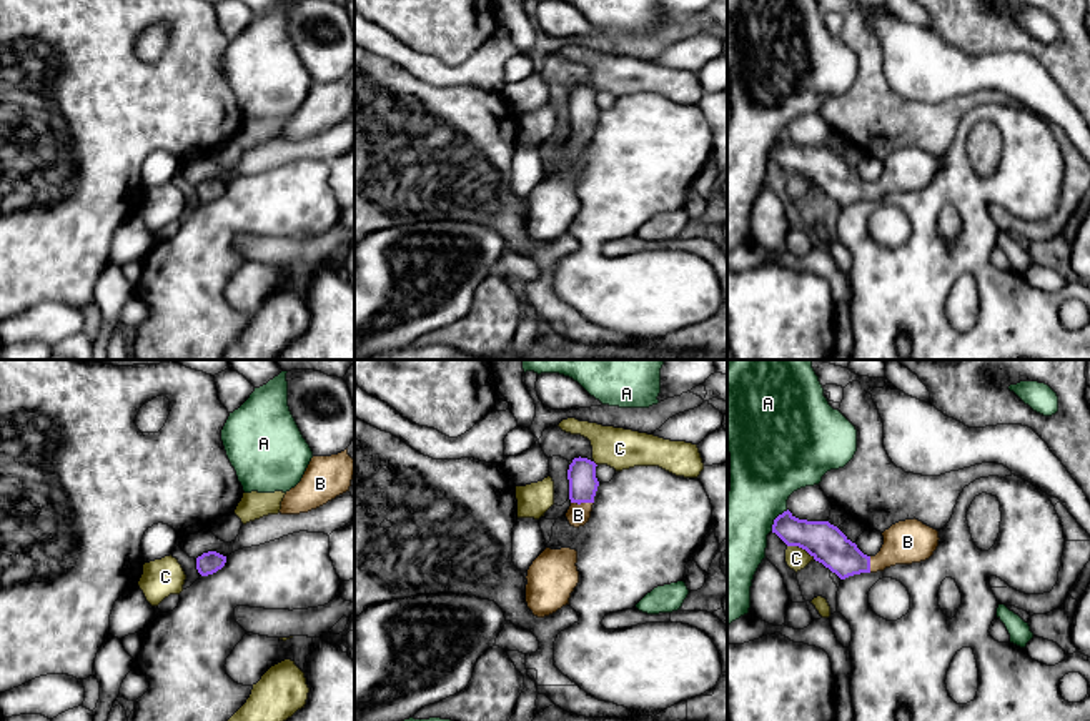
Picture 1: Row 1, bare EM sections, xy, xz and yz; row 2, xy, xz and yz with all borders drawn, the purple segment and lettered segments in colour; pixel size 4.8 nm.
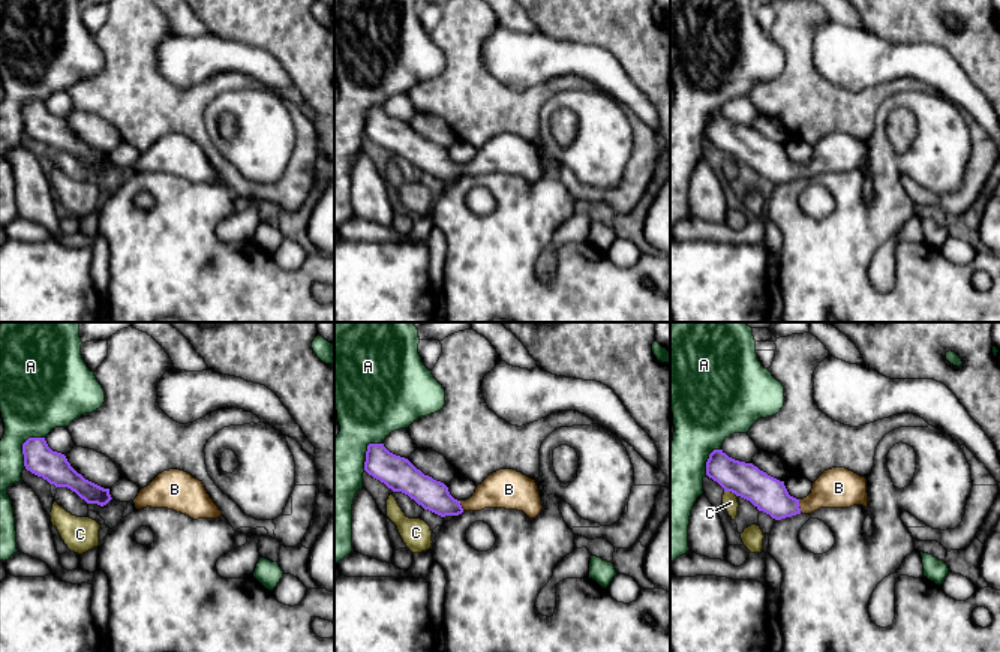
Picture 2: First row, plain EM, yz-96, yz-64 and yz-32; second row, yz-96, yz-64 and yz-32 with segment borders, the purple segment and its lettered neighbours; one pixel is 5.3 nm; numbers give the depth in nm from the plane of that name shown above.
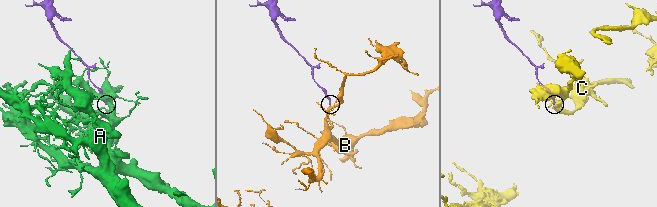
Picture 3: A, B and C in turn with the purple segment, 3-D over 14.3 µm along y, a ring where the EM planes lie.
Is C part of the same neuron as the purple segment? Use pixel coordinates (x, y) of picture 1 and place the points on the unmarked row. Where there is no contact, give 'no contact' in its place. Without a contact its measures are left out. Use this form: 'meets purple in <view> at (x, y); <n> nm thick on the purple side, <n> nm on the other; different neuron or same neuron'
meets purple in yz at (801, 174); 180 nm thick on the purple side, 110 nm on the other; different neuron

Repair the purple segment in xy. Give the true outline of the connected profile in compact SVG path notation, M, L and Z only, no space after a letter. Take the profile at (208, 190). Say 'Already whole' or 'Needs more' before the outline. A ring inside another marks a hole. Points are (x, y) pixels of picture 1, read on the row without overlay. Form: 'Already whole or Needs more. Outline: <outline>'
Already whole. Outline: M208 178L196 185L196 196L201 203L208 203L221 196L226 190L226 183Z

